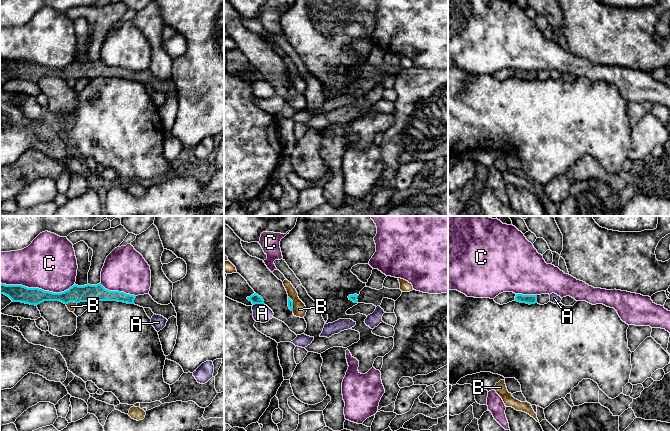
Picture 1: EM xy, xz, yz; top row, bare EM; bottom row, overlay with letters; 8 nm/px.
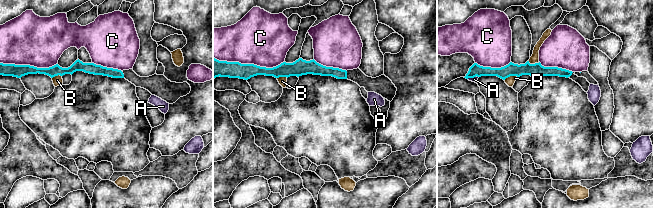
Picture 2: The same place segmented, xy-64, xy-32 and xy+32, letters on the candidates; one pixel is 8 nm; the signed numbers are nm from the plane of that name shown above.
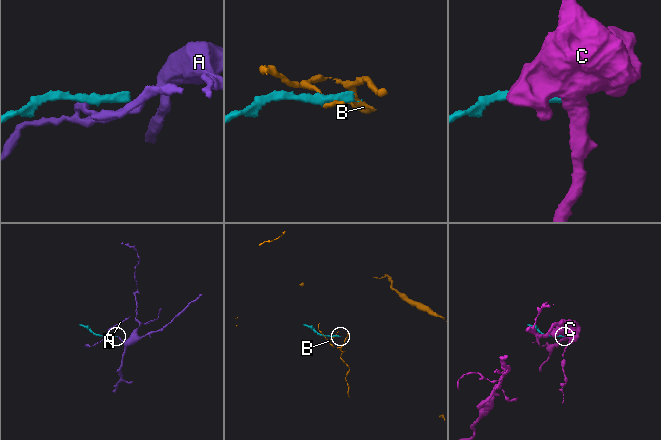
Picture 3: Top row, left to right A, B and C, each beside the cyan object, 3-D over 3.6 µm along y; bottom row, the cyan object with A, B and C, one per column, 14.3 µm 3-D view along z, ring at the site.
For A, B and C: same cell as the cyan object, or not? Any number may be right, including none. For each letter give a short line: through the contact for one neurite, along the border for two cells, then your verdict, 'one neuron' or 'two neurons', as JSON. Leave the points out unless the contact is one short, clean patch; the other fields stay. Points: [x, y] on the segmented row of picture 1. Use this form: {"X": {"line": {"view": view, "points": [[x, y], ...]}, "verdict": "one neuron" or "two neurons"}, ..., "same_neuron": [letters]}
{"A": {"line": {"view": "xz", "points": [[263, 303], [255, 303], [253, 305]]}, "verdict": "two neurons"}, "B": {"line": {"view": "xy", "points": [[76, 302], [68, 302], [66, 304]]}, "verdict": "two neurons"}, "C": {"verdict": "two neurons"}, "same_neuron": []}

